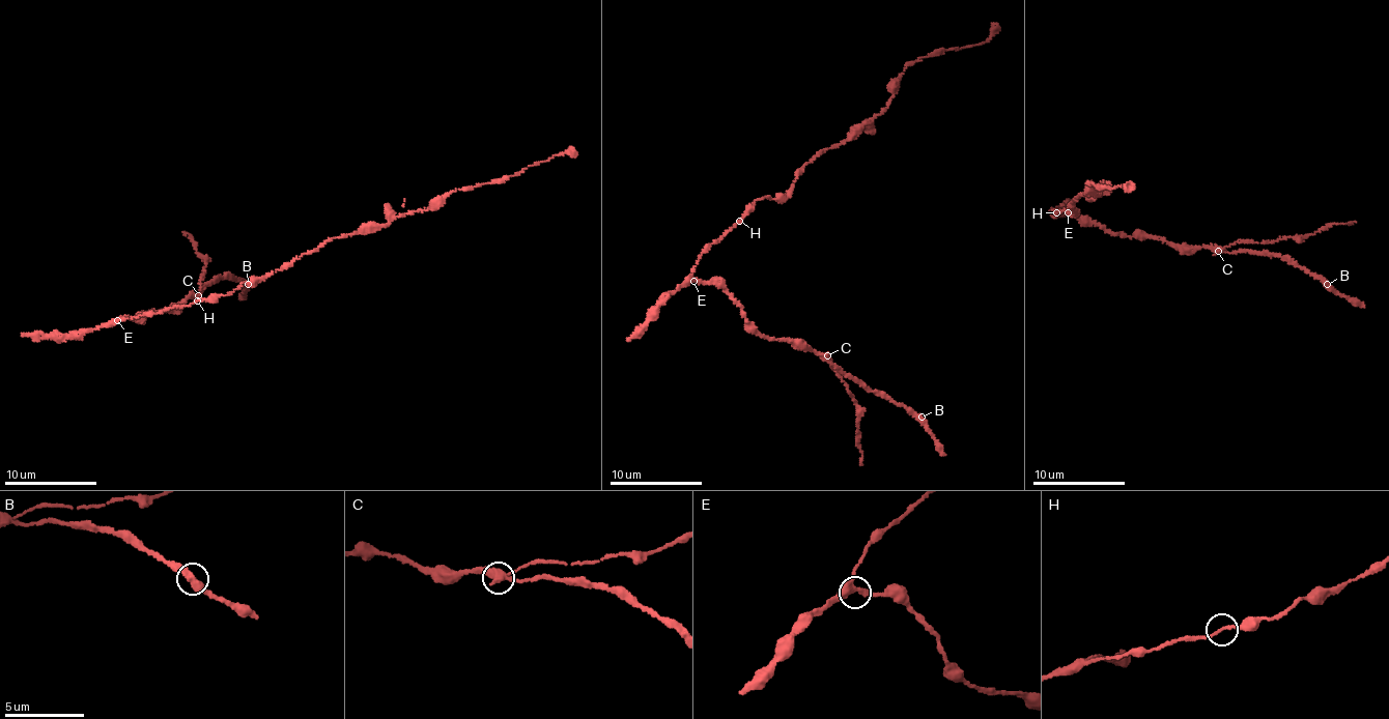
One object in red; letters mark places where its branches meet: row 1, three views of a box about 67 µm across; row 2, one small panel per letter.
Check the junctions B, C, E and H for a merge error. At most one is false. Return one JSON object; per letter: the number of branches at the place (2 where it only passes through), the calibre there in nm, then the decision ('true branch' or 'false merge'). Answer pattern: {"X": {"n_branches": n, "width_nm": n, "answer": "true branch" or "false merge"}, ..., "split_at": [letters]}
{"B": {"n_branches": 2, "width_nm": 400, "answer": "true branch"}, "C": {"n_branches": 3, "width_nm": 340, "answer": "false merge"}, "E": {"n_branches": 3, "width_nm": 320, "answer": "true branch"}, "H": {"n_branches": 2, "width_nm": 220, "answer": "true branch"}, "split_at": ["C"]}

